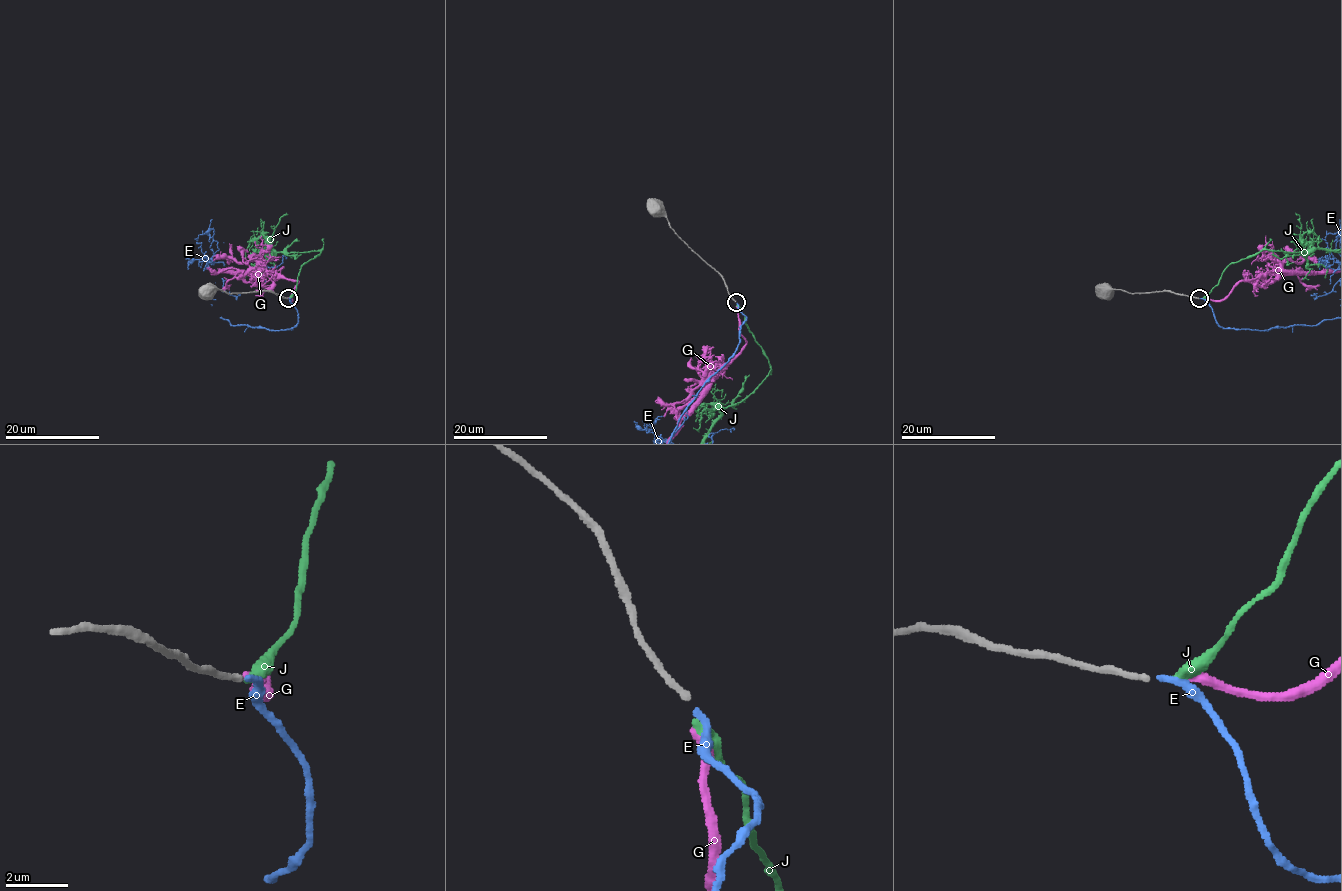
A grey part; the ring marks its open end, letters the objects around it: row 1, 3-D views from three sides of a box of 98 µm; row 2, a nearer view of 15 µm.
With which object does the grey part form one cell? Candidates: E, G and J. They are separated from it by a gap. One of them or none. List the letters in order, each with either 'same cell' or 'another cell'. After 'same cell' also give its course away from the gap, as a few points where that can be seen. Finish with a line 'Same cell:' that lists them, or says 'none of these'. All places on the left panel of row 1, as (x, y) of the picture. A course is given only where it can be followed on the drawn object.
E: another cell
G: another cell
J: same cell
Same cell: J

